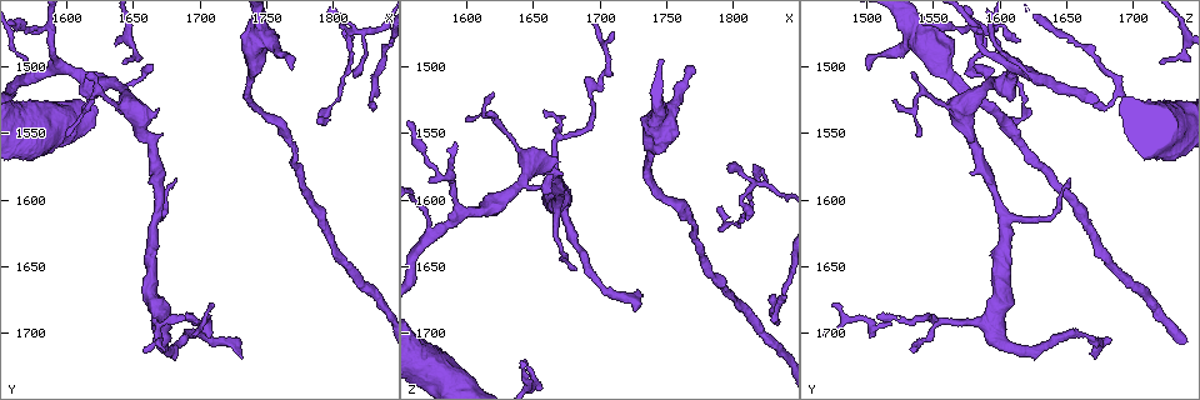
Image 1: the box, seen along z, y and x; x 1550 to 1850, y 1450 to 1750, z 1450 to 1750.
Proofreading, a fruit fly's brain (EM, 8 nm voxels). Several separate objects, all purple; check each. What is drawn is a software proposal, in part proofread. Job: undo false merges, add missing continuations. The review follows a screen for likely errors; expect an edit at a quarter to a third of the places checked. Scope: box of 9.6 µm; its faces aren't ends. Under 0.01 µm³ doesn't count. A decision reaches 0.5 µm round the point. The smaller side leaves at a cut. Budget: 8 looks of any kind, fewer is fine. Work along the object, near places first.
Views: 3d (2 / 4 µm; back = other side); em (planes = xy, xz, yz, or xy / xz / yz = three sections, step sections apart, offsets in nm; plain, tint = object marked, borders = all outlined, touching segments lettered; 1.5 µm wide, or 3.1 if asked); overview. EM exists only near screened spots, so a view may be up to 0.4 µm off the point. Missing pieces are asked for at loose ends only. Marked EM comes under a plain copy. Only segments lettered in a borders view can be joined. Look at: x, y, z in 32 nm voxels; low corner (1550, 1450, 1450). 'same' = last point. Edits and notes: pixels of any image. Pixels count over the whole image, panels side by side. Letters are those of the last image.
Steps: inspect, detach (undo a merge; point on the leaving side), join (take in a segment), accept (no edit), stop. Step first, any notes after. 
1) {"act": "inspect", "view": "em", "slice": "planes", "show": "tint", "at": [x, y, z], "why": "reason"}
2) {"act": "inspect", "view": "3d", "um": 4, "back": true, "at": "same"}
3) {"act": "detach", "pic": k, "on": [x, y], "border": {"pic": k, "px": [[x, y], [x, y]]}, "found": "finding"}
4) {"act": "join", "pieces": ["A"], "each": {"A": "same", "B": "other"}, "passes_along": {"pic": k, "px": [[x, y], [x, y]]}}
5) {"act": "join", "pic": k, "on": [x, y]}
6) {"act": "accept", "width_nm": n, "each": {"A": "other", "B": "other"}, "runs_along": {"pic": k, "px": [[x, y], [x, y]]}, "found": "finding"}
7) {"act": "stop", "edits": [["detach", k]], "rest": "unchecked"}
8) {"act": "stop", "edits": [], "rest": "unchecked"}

{"act": "inspect", "view": "em", "slice": "xz", "step": 8, "show": "tint", "at": [1600, 1552, 1540], "why": "an open end"}

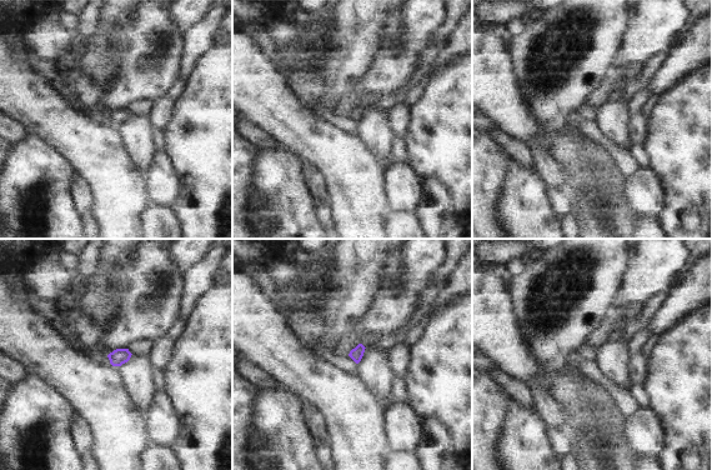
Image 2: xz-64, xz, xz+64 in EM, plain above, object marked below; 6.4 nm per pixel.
{"act": "inspect", "view": "em", "slice": "planes", "show": "borders", "at": "same", "why": "another direction"}

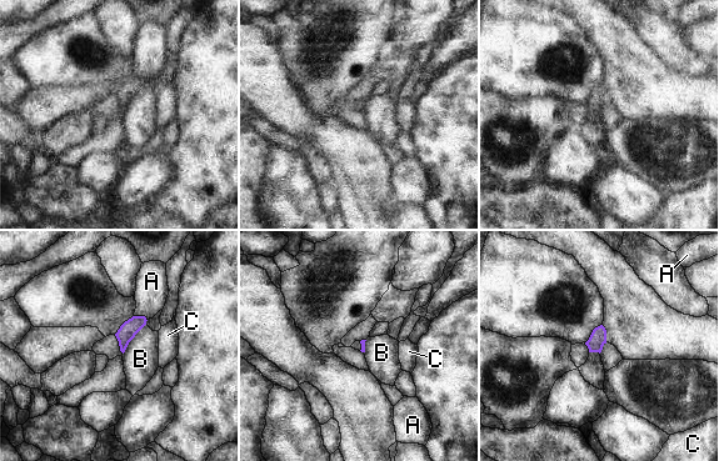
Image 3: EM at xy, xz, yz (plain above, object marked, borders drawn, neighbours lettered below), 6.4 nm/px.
{"act": "accept", "each": {"A": "other", "B": "other", "C": "other"}, "border": {"pic": 3, "px": [[145, 324], [123, 354]]}, "found": "none of them fits"}

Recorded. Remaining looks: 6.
{"act": "inspect", "view": "em", "slice": "xz", "step": 8, "show": "tint", "at": [1644, 1496, 1720], "why": "free end"}

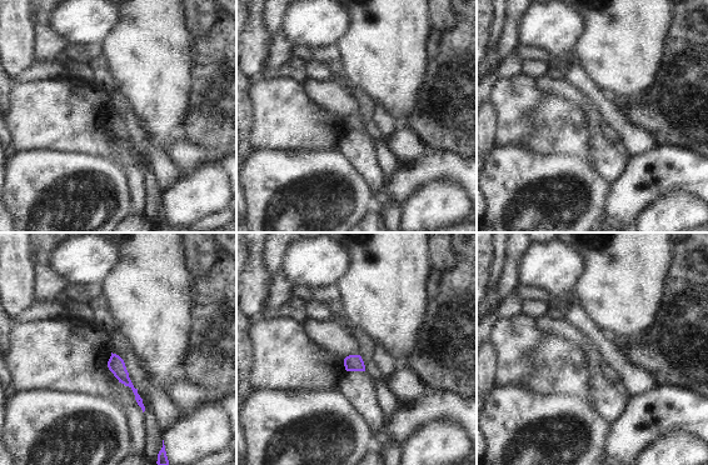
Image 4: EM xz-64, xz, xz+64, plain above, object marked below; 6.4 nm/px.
{"act": "inspect", "view": "em", "slice": "xz", "step": 8, "show": "borders", "at": "same"}

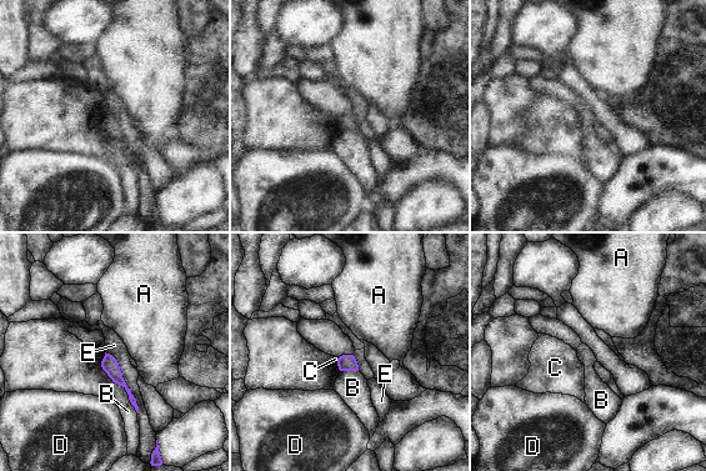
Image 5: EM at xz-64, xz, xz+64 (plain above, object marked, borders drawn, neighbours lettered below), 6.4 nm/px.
{"act": "accept", "each": {"A": "other", "B": "other", "C": "other", "D": "other", "E": "other"}, "border": {"pic": 5, "px": [[105, 351], [116, 360], [138, 411]]}, "found": "none of them fits"}

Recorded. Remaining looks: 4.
{"act": "inspect", "view": "3d", "um": 4, "back": true, "at": [1810, 1480, 1614], "why": "thin end"}

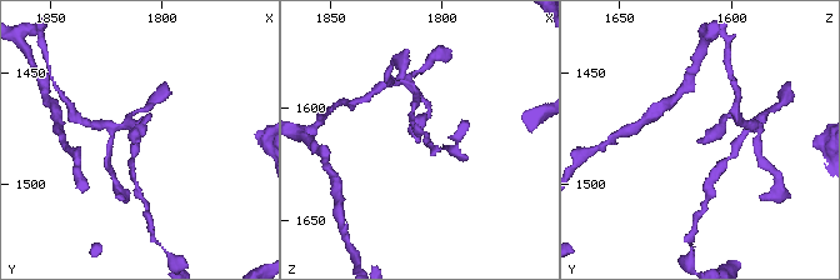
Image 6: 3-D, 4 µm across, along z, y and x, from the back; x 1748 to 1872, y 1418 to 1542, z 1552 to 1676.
{"act": "inspect", "view": "em", "slice": "xy", "step": 4, "show": "tint", "at": [1811, 1480, 1616]}

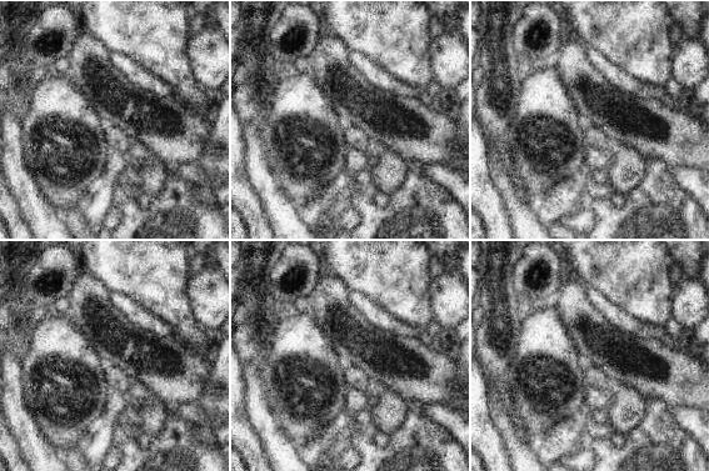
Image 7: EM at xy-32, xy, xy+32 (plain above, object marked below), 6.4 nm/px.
{"act": "inspect", "view": "em", "slice": "planes", "show": "borders", "at": "same"}

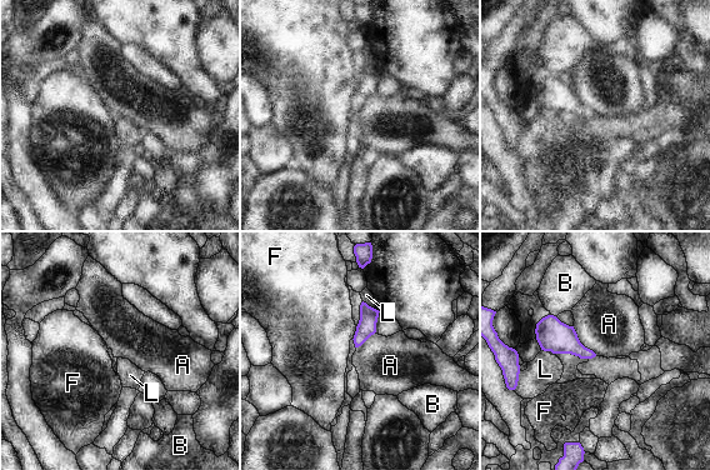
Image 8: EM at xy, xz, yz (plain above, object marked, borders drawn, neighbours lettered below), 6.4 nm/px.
{"act": "accept", "each": {"A": "other", "B": "other", "F": "other", "L": "other"}, "border": {"pic": 8, "px": [[573, 325], [578, 339], [596, 355]]}, "found": "none of them fits"}

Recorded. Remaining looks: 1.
{"act": "stop", "edits": [], "rest": "unchecked"}

